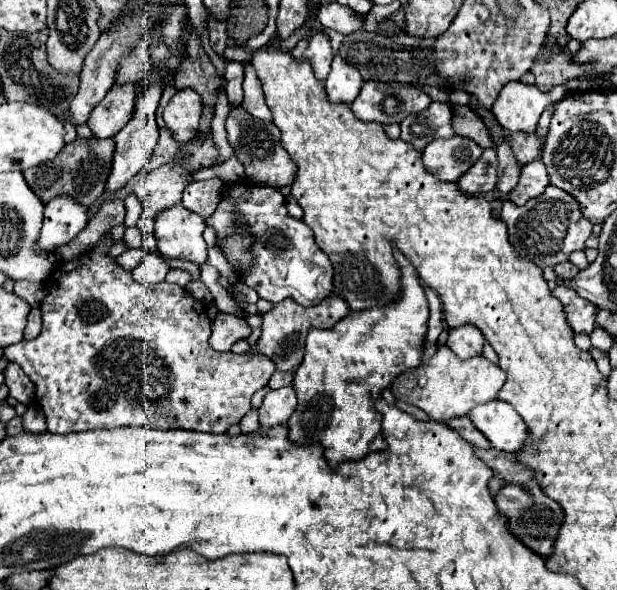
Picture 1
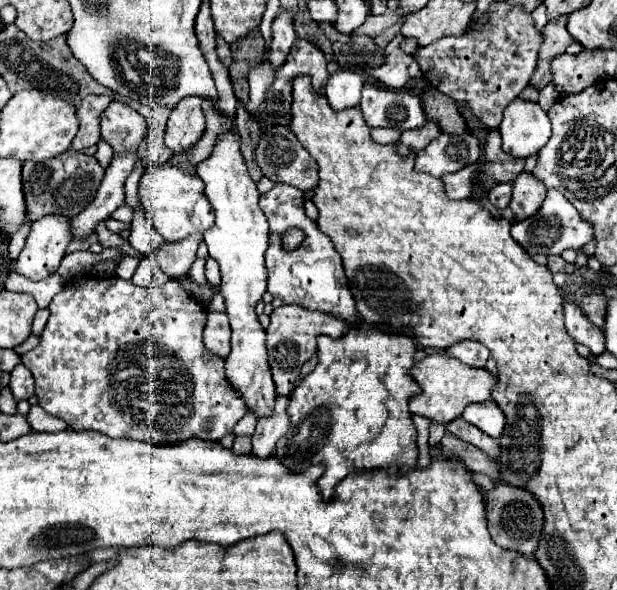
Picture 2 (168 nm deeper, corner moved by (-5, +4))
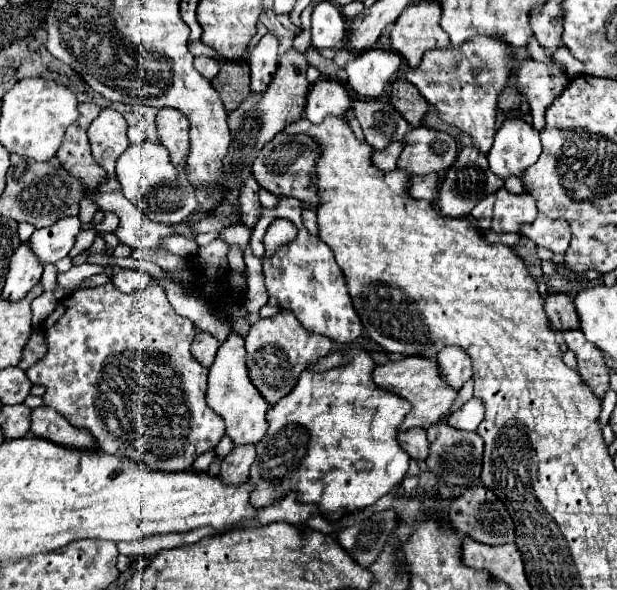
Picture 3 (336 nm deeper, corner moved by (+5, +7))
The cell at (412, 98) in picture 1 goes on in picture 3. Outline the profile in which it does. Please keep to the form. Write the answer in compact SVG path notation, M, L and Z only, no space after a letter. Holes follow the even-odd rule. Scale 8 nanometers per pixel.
M355 99L353 113L365 131L365 141L373 149L385 149L385 145L391 141L401 141L405 133L413 129L389 101Z

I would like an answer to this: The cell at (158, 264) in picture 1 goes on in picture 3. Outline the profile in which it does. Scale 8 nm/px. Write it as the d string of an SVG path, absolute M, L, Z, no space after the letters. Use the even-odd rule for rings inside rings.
M121 269L117 275L113 275L113 285L117 285L119 291L123 293L133 293L133 291L143 291L153 277L139 271L139 269Z

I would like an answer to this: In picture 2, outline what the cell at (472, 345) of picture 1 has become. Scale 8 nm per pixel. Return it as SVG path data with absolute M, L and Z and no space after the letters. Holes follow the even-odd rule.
M463 340L459 344L453 344L451 348L445 350L449 356L473 366L473 368L485 368L485 362L487 358L491 356L491 352L479 344L479 342L473 342L473 340Z

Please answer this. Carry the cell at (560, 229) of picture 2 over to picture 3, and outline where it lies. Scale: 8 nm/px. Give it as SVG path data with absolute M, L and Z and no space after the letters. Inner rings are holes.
M543 213L537 215L537 219L529 225L521 225L521 235L531 239L535 245L543 245L555 253L565 253L571 241L569 223L567 221L549 221Z

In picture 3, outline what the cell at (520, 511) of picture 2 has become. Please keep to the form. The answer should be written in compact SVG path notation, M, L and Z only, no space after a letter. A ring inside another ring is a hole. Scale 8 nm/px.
M483 485L467 489L461 497L451 501L449 507L449 519L453 521L455 529L461 535L469 535L479 543L485 545L503 545L503 543L515 543L515 529L513 519L509 517L509 511L505 509L505 503L495 497L491 489L485 489Z

